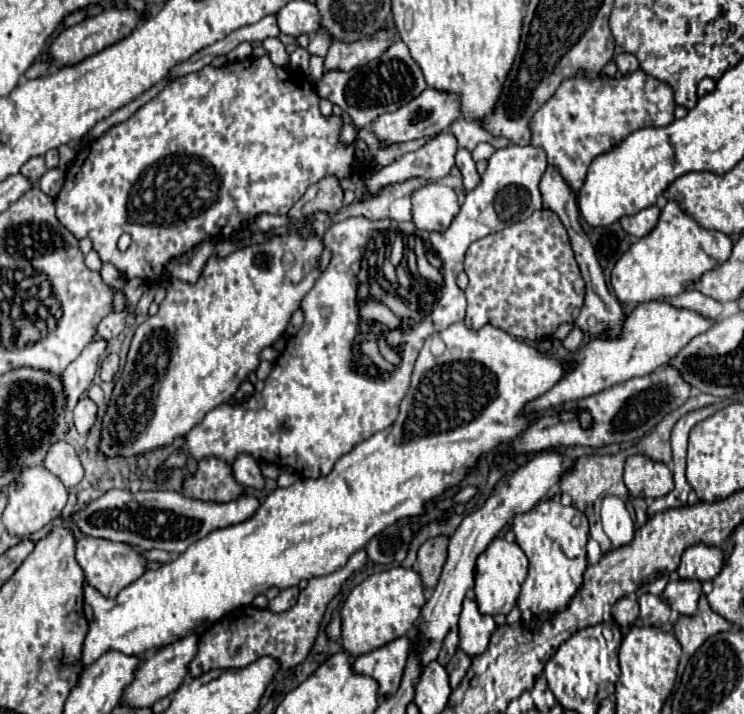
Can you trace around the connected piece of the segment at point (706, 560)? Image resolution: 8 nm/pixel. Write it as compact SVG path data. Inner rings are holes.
M698 543L684 551L678 567L678 577L682 581L712 581L722 569L722 563L724 555L716 547L706 547L704 543Z

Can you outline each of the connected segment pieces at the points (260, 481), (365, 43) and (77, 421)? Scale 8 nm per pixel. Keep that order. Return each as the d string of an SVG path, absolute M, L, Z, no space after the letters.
M238 455L232 465L232 471L240 485L252 489L264 489L264 475L250 455Z
M378 29L376 39L358 39L352 43L334 41L328 49L324 71L330 71L338 67L340 71L350 71L354 67L362 67L370 63L372 59L378 59L390 45L394 37L394 29Z
M82 397L78 401L78 405L74 407L74 427L78 429L78 433L82 437L86 437L88 431L92 429L94 421L96 421L96 411L98 411L96 403L92 399L88 399L88 397Z

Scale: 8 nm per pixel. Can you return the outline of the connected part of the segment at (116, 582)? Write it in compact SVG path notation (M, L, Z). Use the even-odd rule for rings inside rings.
M82 537L76 547L76 559L80 567L84 569L84 575L92 587L96 587L104 597L116 597L120 589L128 587L132 581L136 581L146 569L142 565L142 557L136 549L124 543L110 543L108 539L94 539L94 537Z

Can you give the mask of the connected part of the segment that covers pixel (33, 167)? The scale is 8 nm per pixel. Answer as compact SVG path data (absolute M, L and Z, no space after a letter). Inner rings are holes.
M32 157L28 159L22 169L20 169L22 175L30 175L30 179L34 179L34 183L46 173L46 165L44 165L44 157Z

